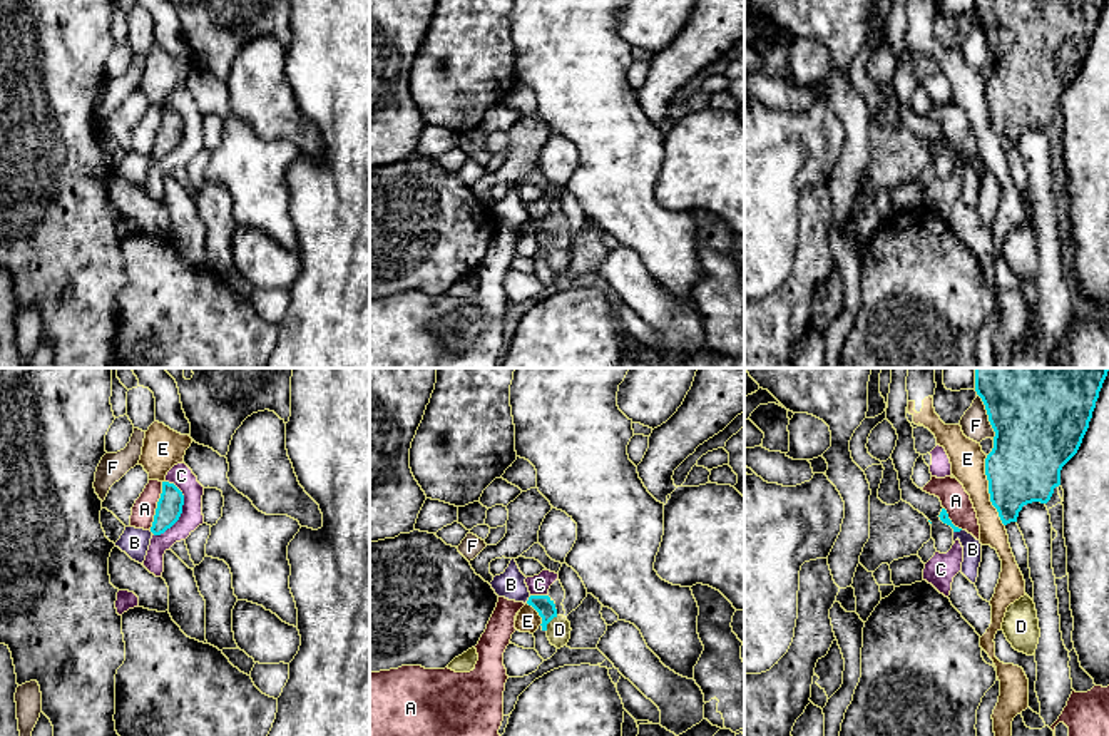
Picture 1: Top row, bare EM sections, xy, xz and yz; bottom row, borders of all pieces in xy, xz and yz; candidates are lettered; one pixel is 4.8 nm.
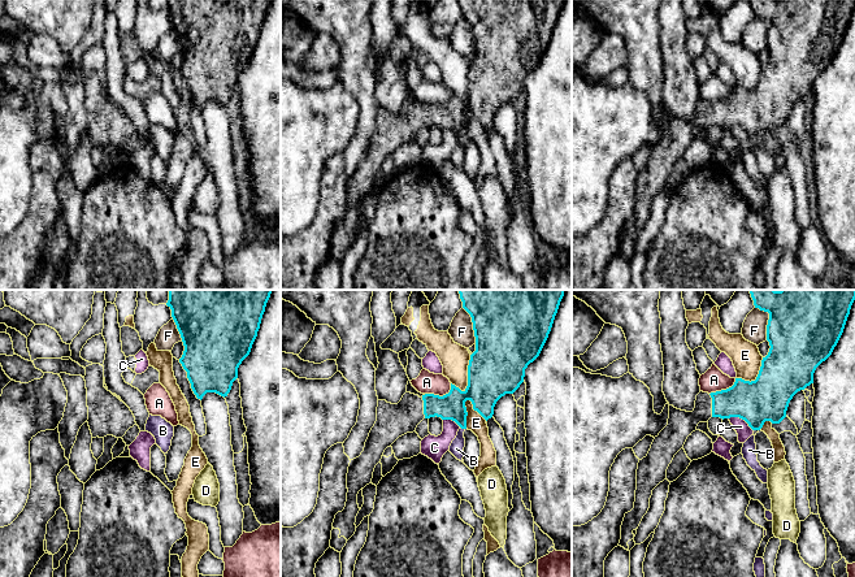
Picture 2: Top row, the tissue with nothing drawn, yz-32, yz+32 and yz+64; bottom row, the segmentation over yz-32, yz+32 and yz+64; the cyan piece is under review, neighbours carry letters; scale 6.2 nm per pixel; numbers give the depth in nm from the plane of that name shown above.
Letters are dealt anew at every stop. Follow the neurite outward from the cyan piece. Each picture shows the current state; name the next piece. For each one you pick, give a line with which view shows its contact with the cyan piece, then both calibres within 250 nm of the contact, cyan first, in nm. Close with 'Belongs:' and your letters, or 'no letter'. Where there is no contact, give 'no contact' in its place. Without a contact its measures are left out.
Belongs: no letter

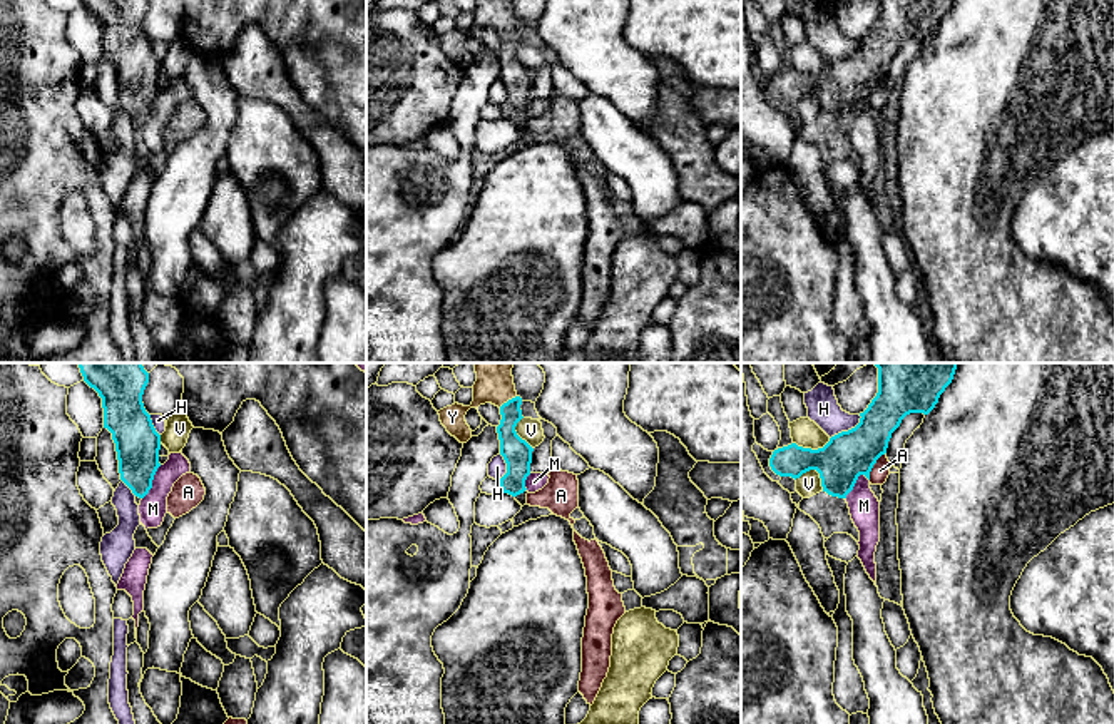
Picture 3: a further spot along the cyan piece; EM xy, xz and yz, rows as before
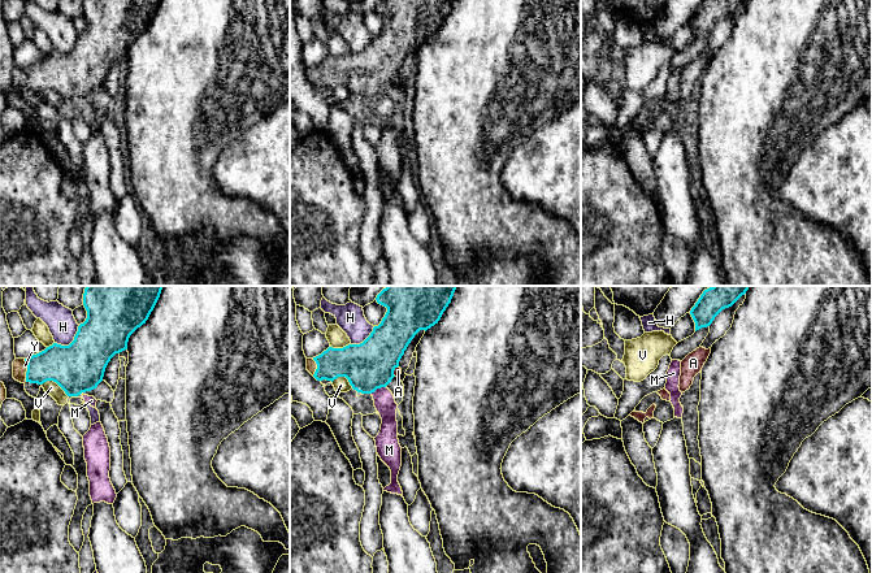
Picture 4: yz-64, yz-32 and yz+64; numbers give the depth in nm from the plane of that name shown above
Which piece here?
Y: xz | 130/140 nm
Belongs: Y

